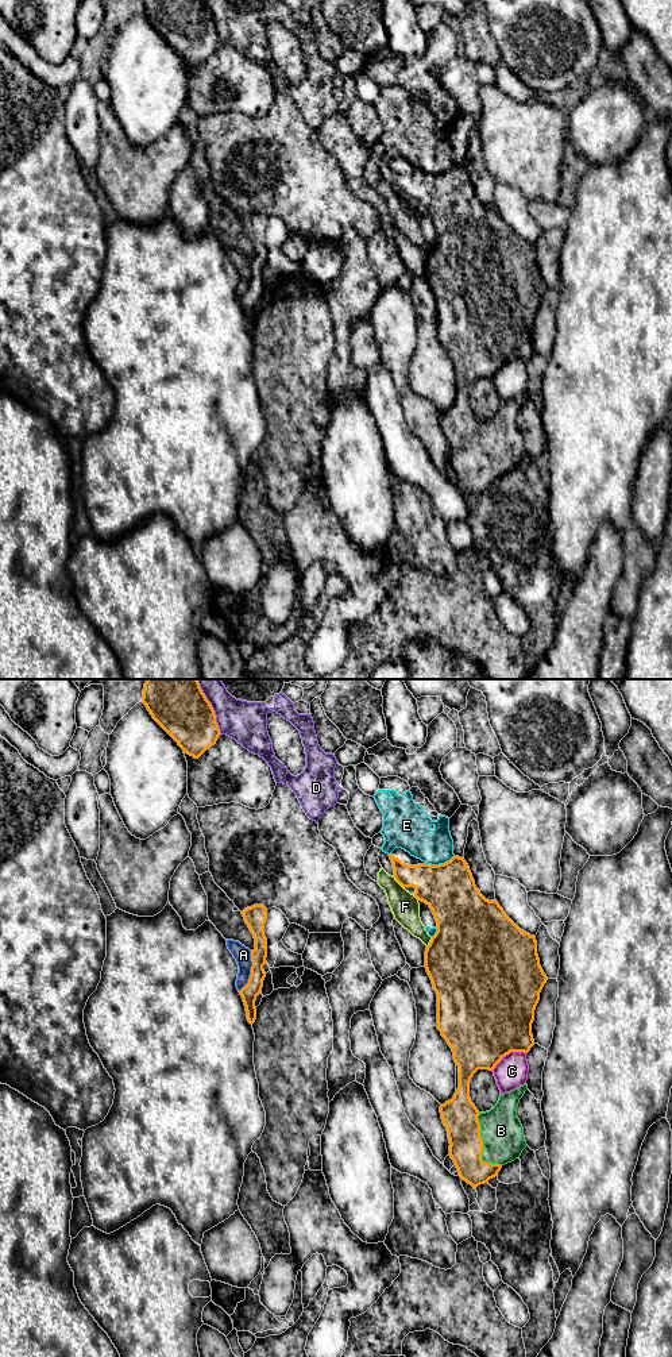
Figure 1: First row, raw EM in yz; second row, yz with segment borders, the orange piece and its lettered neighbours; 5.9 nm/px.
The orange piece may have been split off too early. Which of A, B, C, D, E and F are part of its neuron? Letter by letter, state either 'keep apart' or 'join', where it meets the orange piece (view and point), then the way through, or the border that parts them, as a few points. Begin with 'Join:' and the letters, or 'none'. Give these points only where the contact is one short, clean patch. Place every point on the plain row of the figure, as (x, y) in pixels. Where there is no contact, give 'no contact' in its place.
Join: B
A: keep apart; meets orange in yz at (251, 280)
B: join; meets orange in yz at (483, 455)
C: keep apart; meets orange in yz at (508, 362)
D: keep apart; meets orange in yz at (213, 20)
E: keep apart; meets orange in yz at (441, 173)
F: keep apart; meets orange in yz at (398, 191)

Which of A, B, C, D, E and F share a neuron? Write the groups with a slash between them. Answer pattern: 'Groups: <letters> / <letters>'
Groups: A / B / C / D / E / F

